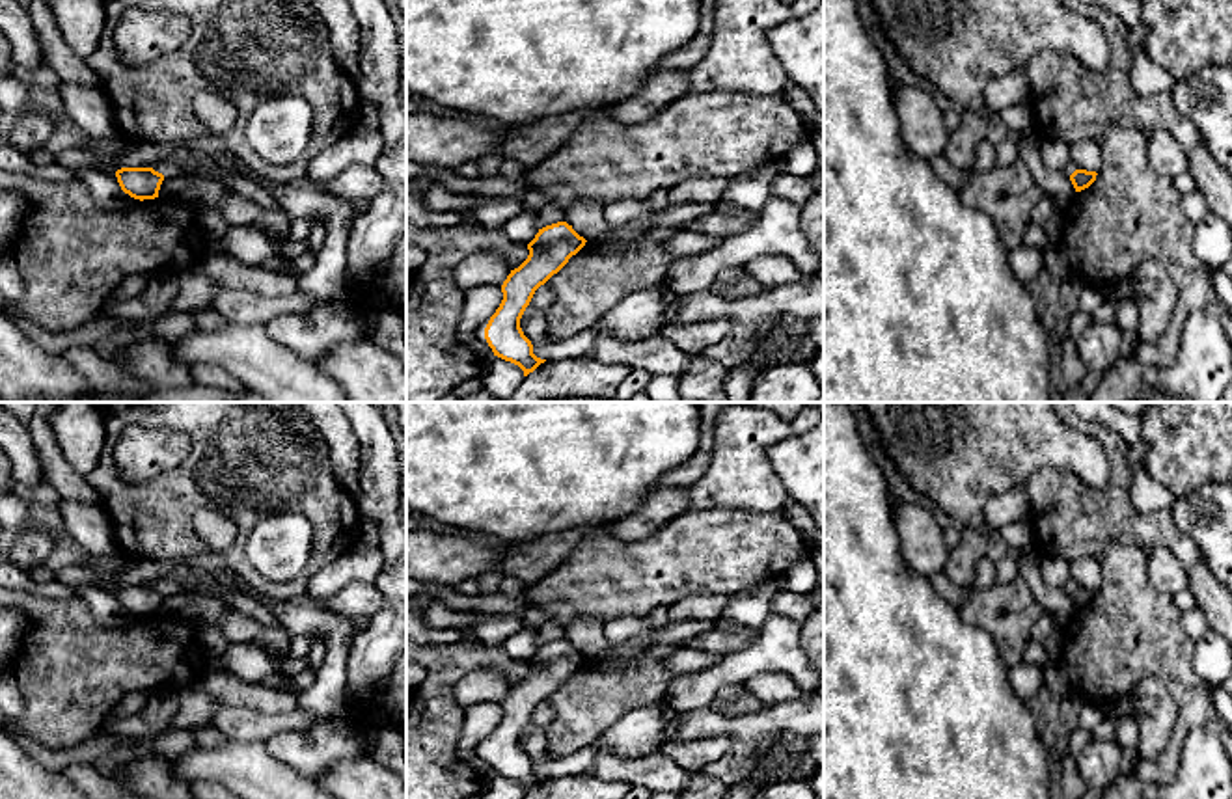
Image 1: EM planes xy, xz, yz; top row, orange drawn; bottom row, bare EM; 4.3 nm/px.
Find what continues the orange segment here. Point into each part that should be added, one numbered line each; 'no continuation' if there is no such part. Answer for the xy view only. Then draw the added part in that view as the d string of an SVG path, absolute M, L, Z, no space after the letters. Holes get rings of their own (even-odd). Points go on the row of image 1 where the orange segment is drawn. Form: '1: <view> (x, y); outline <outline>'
no continuation

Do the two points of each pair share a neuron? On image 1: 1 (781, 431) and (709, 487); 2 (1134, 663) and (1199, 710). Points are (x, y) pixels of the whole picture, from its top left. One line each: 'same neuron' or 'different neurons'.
1: same neuron
2: same neuron

